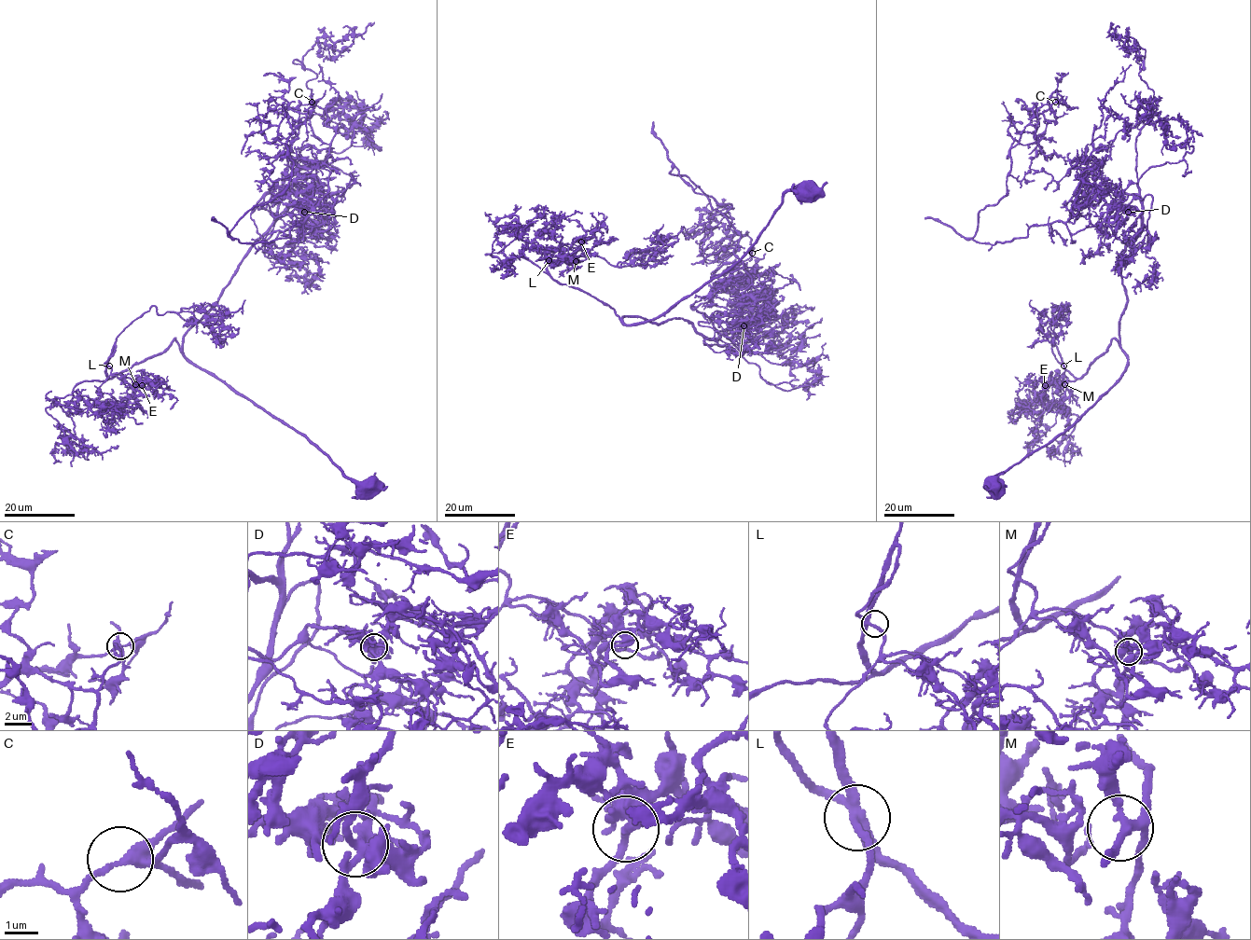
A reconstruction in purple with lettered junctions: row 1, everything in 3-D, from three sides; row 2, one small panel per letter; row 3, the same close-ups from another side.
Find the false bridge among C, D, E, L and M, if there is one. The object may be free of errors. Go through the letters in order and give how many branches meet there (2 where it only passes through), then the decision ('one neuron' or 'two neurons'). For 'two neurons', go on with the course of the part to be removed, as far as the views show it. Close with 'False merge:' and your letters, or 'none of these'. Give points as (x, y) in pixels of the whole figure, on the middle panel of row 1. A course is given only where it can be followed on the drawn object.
C: 4 | one neuron
D: 7 | two neurons | (743, 324), (774, 308), (734, 255), (740, 233), (674, 167), (730, 204), (745, 235), (707, 254)
E: 4 | one neuron
L: 4 | one neuron
M: 4 | one neuron
False merge: D

